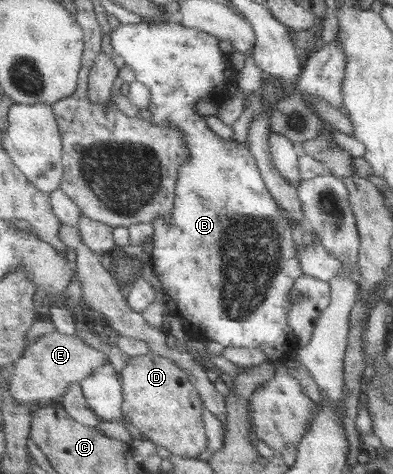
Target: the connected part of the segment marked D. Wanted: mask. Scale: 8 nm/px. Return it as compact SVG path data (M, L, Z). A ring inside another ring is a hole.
M154 351L130 357L122 370L125 390L125 421L146 440L182 457L198 457L210 450L204 409L205 400L186 370L173 359Z

